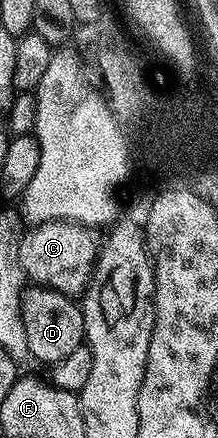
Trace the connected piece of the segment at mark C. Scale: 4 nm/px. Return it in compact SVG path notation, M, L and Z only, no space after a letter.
M54 220L48 224L36 224L23 237L22 262L28 277L36 285L55 288L75 298L86 289L95 275L95 262L99 259L101 240L85 224L73 224L69 220Z

